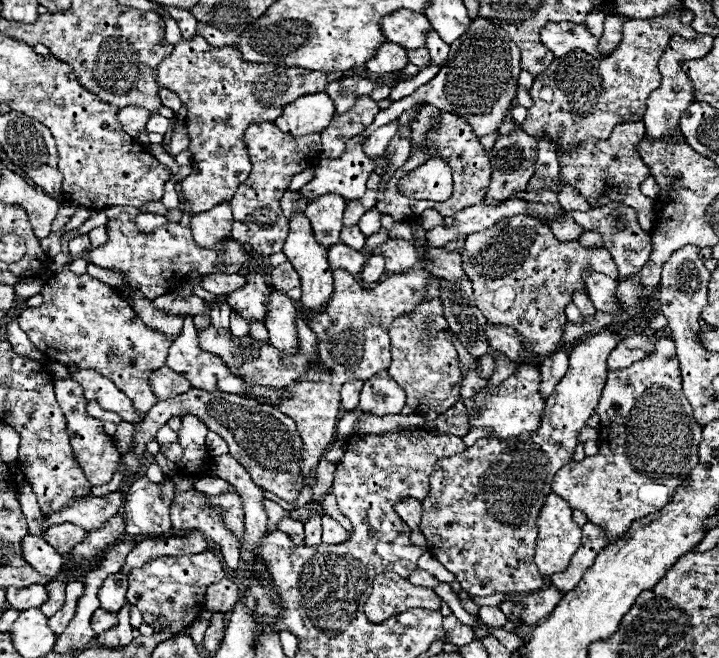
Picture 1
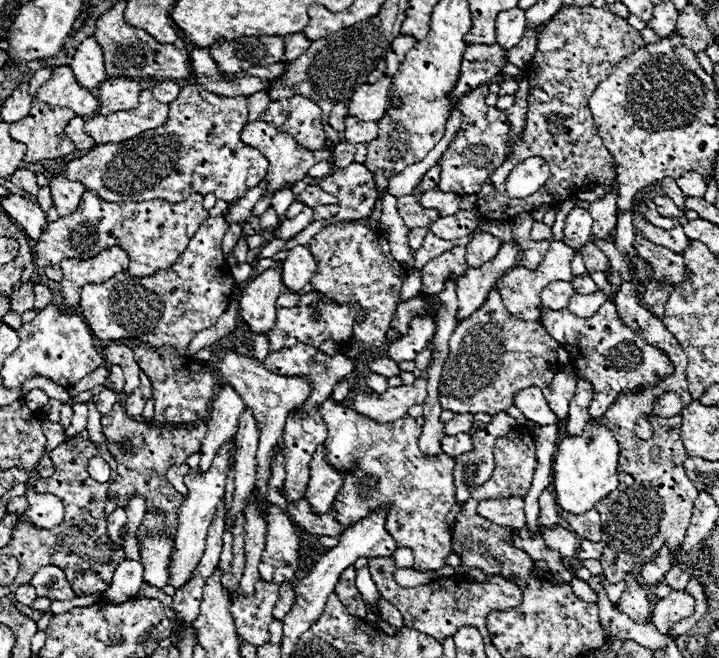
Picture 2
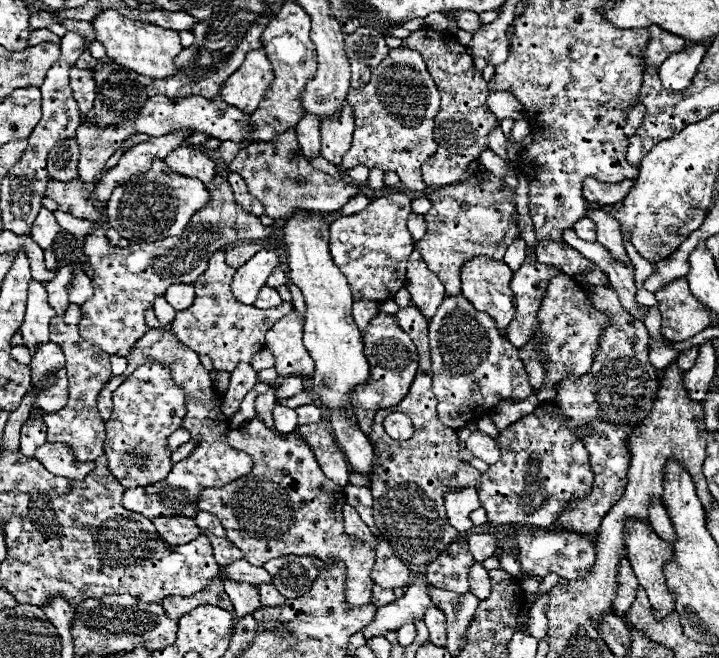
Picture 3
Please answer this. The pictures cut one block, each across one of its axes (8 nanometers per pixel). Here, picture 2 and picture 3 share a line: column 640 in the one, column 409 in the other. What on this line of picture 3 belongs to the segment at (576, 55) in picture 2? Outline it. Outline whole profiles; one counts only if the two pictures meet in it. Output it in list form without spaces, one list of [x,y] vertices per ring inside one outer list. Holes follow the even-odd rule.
[[[416,30],[402,40],[402,46],[422,54],[442,96],[440,112],[436,114],[438,150],[422,164],[422,178],[430,188],[448,186],[450,182],[458,182],[466,176],[468,166],[486,150],[488,134],[498,128],[500,120],[486,104],[490,90],[486,88],[482,72],[472,64],[472,56],[466,52],[466,46],[460,46],[454,36],[434,30]]]

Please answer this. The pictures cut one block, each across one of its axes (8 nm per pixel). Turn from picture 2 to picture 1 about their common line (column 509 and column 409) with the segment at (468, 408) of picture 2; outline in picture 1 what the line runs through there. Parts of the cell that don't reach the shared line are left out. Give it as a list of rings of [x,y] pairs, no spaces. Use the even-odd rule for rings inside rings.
[[[430,274],[430,280],[426,284],[424,294],[428,300],[422,300],[412,312],[394,318],[394,322],[388,328],[390,340],[392,340],[392,364],[388,368],[388,374],[398,382],[398,386],[406,392],[406,406],[412,408],[416,414],[426,414],[430,410],[434,412],[446,412],[458,402],[460,396],[460,366],[458,366],[458,352],[450,338],[450,326],[444,318],[444,308],[440,300],[440,278]]]

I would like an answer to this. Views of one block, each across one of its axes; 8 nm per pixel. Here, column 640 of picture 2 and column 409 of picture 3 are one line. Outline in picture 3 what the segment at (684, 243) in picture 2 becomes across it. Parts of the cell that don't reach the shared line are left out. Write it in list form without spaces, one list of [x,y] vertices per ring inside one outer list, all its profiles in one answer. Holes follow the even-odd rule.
[[[410,214],[408,218],[408,232],[412,234],[414,240],[422,240],[422,236],[426,234],[426,222],[422,214]]]

